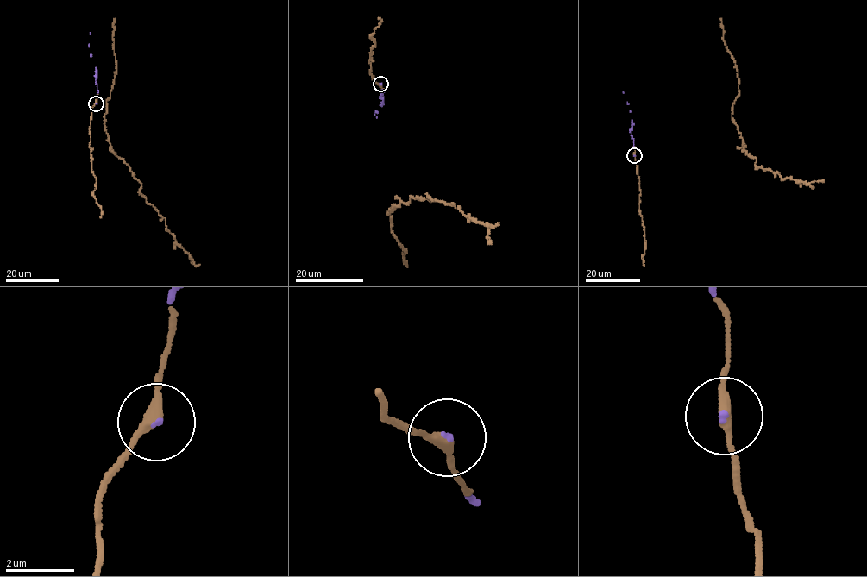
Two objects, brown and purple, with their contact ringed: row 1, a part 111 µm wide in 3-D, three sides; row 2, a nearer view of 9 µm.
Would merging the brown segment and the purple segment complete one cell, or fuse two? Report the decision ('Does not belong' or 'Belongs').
Belongs

